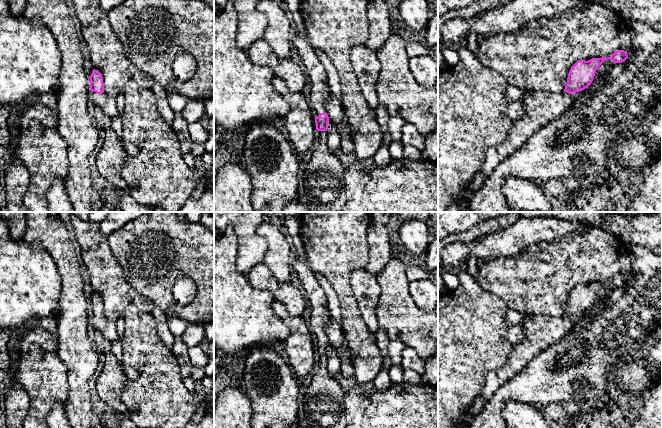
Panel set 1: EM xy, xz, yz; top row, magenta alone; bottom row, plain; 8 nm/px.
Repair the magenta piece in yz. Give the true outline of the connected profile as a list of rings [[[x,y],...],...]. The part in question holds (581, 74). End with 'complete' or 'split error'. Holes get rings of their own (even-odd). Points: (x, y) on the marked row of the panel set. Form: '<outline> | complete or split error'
[[[618,50],[609,58],[579,60],[571,67],[563,92],[531,90],[524,95],[521,100],[527,115],[515,120],[510,133],[501,145],[487,149],[480,172],[465,191],[464,201],[469,201],[495,168],[523,146],[536,130],[560,118],[583,93],[587,93],[590,98],[609,69],[615,63],[622,63],[627,58],[626,51]]] | split error

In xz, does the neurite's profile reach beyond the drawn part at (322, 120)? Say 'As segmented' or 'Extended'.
Extended

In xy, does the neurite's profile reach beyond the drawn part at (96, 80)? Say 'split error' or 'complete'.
split error

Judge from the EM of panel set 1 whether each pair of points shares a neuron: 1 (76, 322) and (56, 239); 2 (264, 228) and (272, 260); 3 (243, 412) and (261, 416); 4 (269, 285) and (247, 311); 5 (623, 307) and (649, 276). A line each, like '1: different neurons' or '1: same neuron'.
1: same neuron
2: same neuron
3: different neurons
4: different neurons
5: same neuron

